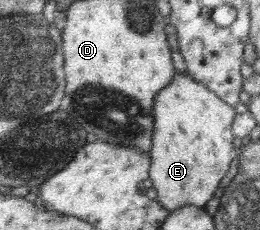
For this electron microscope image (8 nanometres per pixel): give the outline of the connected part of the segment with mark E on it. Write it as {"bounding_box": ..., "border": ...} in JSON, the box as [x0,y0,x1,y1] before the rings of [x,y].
{"bounding_box":[148,71,236,212],"border":[[[176,71],[152,99],[153,134],[148,177],[156,190],[154,199],[167,212],[183,205],[203,208],[217,192],[219,180],[236,156],[230,131],[234,109],[194,78]]]}

